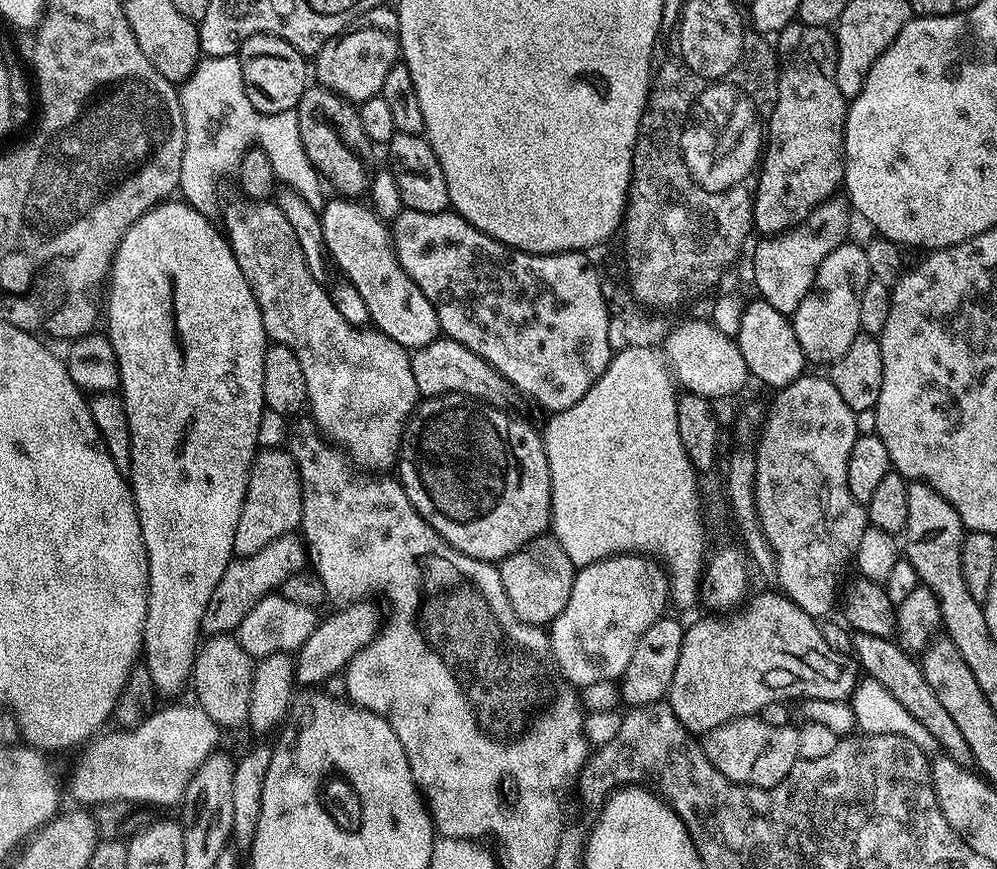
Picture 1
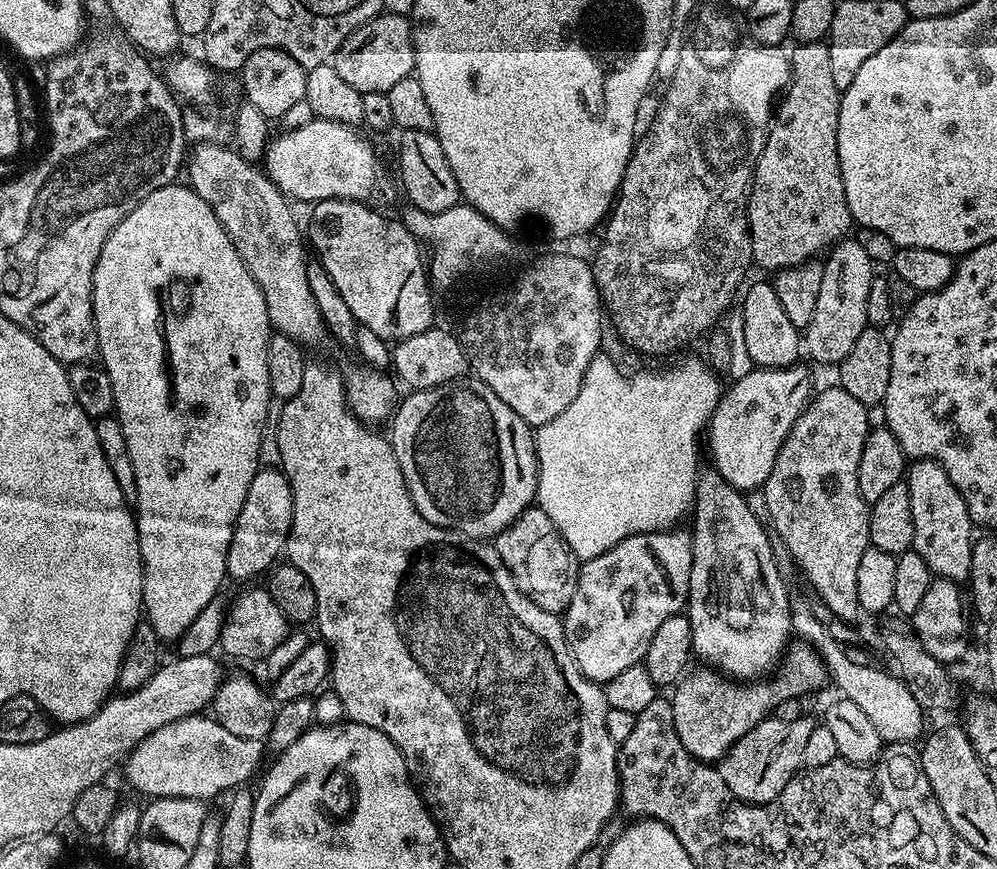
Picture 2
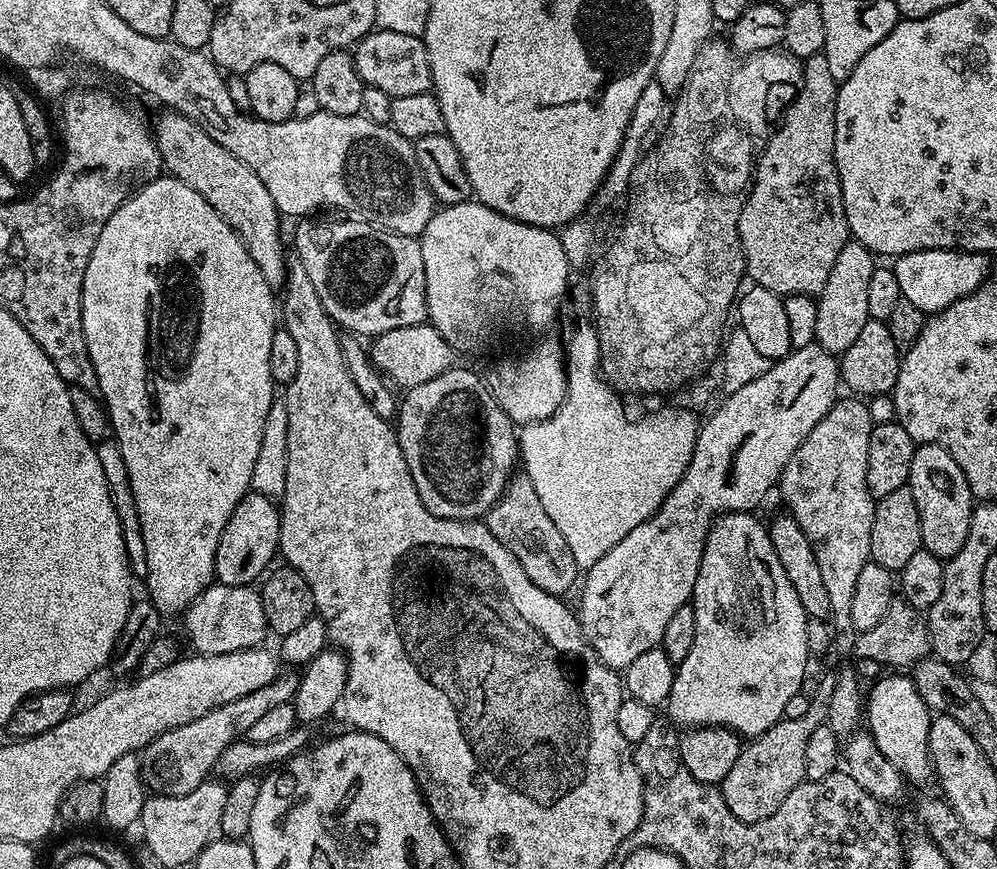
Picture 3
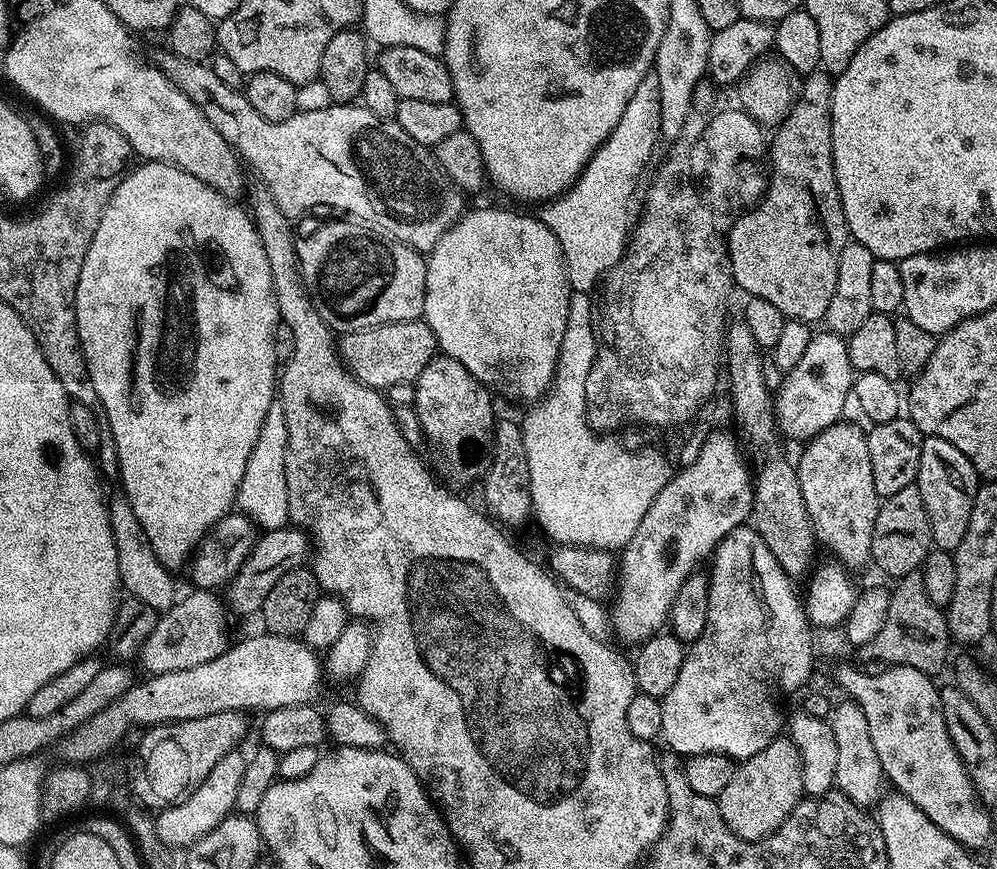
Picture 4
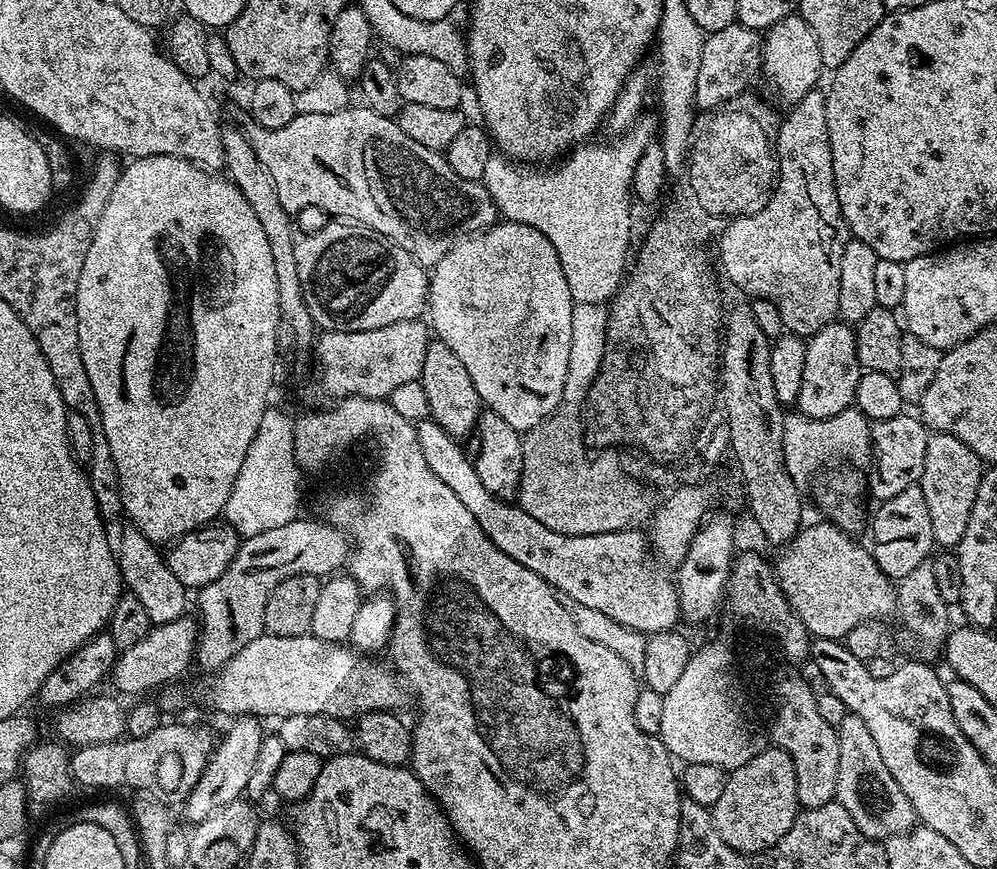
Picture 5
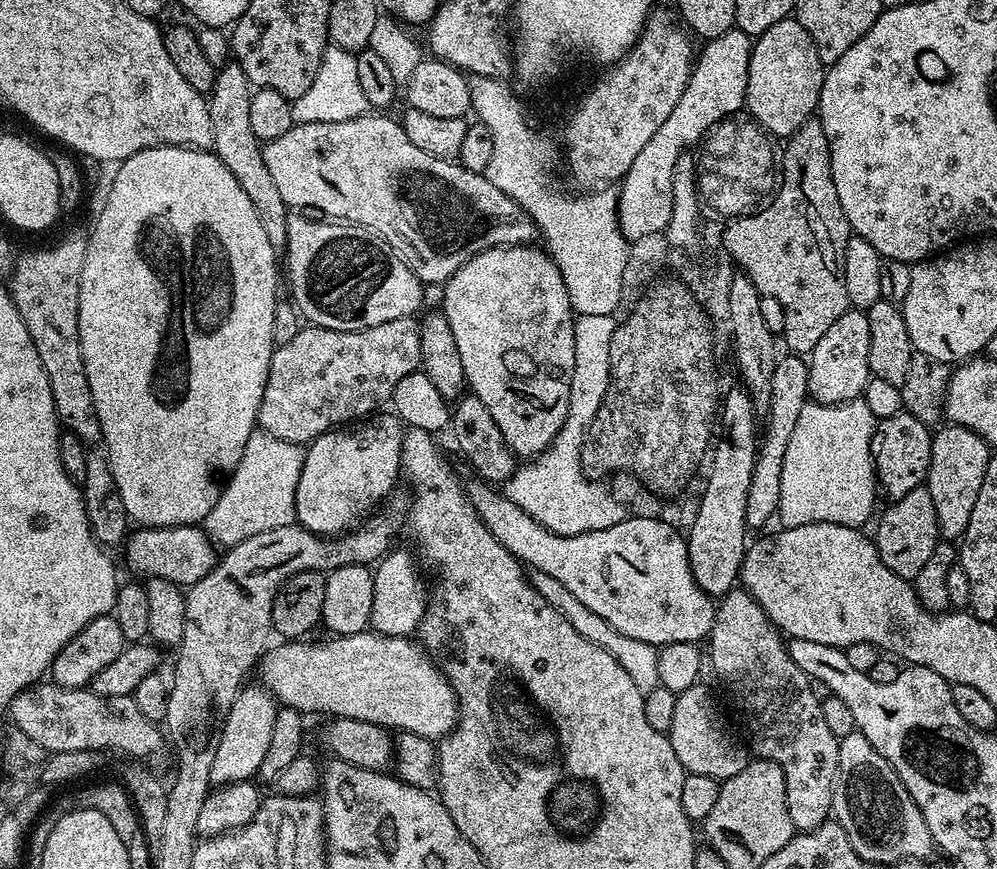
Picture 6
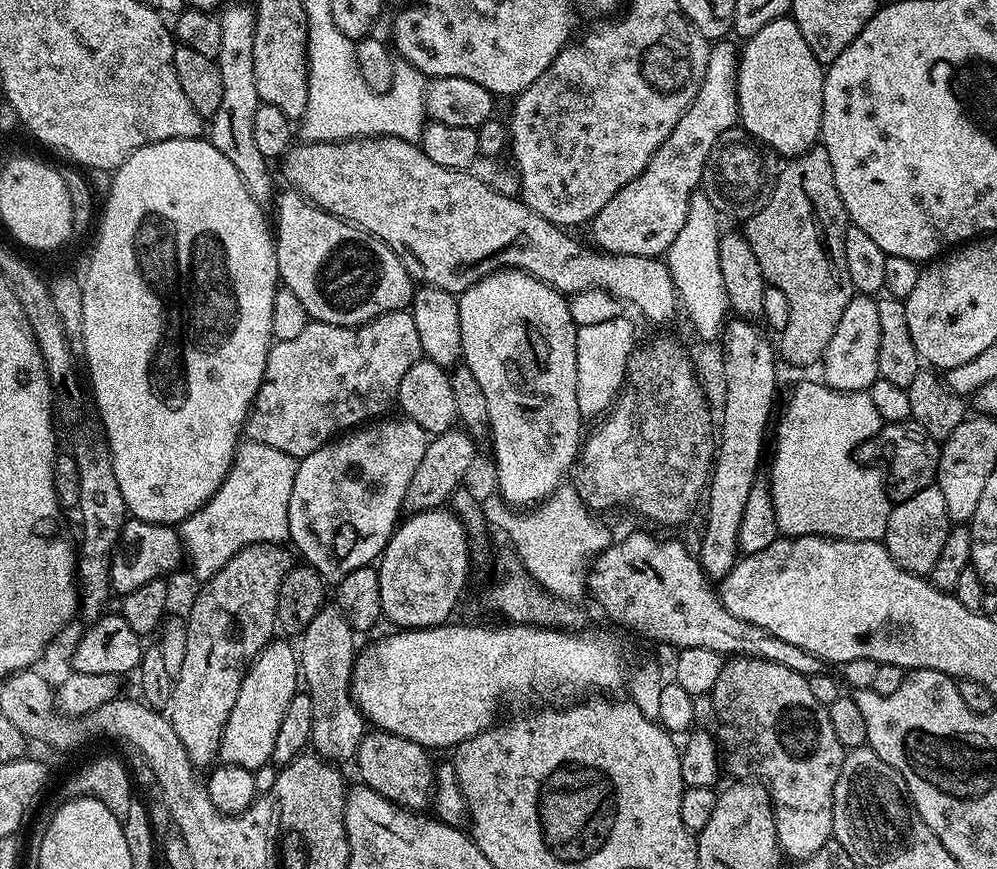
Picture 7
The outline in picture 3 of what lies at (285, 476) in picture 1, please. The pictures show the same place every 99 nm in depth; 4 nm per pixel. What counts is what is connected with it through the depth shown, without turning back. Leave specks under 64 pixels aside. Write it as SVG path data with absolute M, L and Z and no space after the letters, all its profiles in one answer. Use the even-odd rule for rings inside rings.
M249 491L242 502L238 502L230 522L226 522L226 530L222 530L216 555L215 579L226 586L255 585L269 571L273 563L271 560L277 559L279 551L280 510L277 501L260 492Z

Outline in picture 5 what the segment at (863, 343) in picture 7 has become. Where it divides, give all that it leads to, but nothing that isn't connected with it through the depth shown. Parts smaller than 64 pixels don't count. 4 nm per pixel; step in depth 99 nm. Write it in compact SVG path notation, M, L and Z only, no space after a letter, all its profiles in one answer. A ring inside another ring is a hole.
M847 322L830 323L811 337L807 345L806 370L802 370L802 390L798 390L795 403L799 415L825 420L853 407L862 373L853 325Z

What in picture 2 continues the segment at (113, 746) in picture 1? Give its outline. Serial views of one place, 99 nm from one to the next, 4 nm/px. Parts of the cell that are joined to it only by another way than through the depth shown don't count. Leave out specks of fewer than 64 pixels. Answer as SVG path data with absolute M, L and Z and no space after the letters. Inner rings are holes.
M197 714L170 722L162 726L162 730L154 730L154 734L142 738L142 742L138 742L138 746L123 761L122 769L129 786L148 796L144 798L173 796L208 802L219 792L227 793L247 785L247 780L256 771L261 771L265 763L264 752L264 740L230 734L211 715Z

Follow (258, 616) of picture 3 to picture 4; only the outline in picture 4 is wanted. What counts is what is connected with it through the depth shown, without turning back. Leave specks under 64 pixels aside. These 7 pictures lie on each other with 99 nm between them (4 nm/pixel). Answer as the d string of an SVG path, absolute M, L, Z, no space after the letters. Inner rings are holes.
M192 590L189 596L181 595L175 605L157 619L150 638L146 638L144 647L140 649L139 663L144 663L145 673L157 676L174 670L190 670L190 666L202 666L202 662L210 662L210 658L218 658L233 643L232 628L228 625L230 608L223 599L220 600L215 591Z

